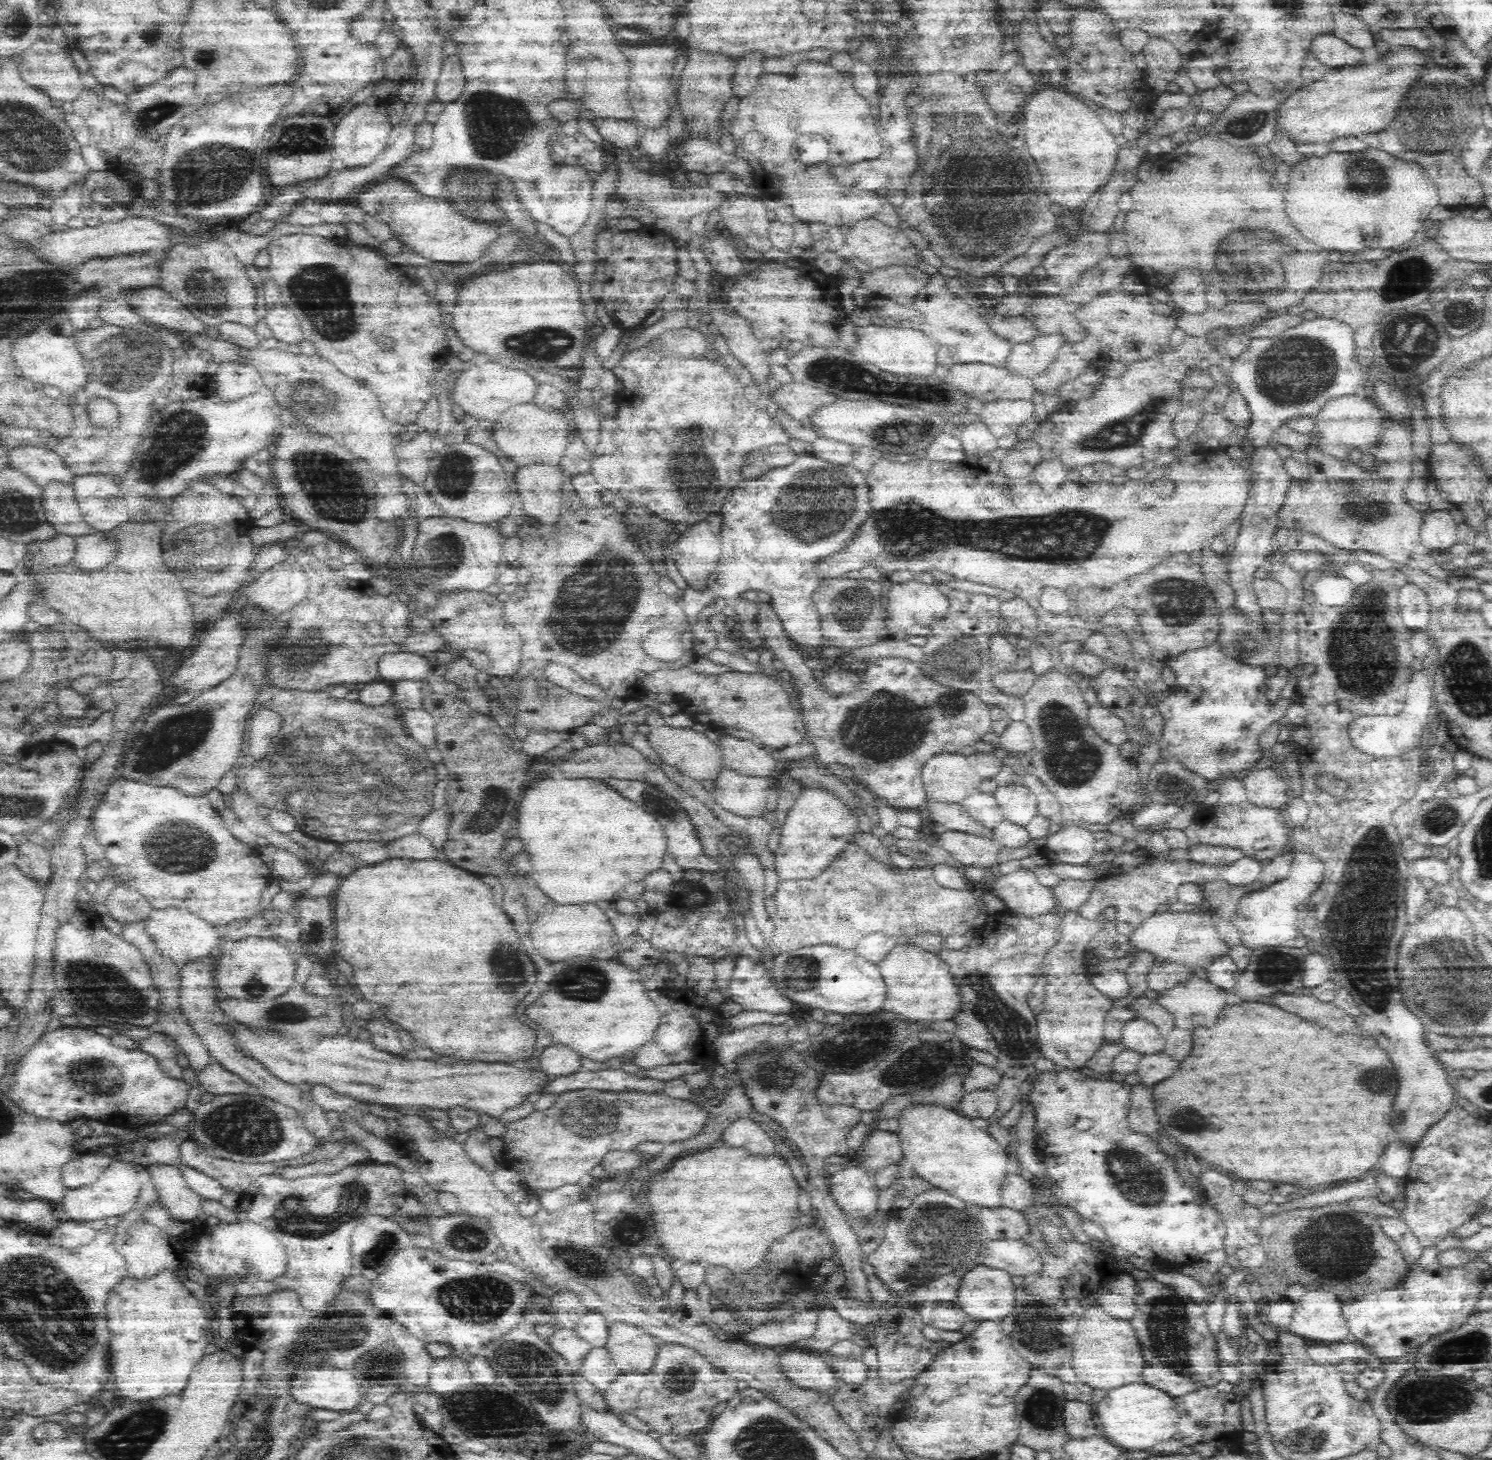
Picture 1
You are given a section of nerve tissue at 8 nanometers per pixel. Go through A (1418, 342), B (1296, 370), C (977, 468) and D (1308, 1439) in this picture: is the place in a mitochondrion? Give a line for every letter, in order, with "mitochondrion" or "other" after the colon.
A: mitochondrion
B: mitochondrion
C: other
D: mitochondrion

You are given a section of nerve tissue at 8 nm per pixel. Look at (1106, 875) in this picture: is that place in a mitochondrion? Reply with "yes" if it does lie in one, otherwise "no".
no

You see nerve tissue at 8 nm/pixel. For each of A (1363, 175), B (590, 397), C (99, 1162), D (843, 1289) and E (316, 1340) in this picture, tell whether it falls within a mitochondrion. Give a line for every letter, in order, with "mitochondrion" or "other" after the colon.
A: mitochondrion
B: other
C: other
D: other
E: mitochondrion

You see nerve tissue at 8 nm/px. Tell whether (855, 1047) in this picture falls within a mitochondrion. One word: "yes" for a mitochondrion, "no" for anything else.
yes

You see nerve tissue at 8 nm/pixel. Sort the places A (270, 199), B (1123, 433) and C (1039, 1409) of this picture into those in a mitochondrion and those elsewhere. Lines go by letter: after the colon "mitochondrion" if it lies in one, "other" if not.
A: other
B: mitochondrion
C: mitochondrion

